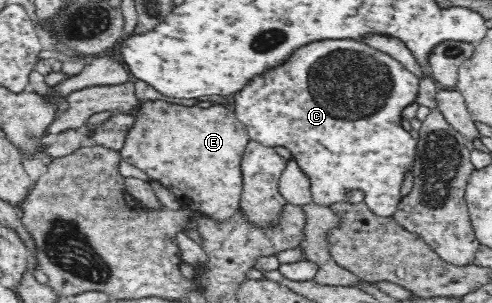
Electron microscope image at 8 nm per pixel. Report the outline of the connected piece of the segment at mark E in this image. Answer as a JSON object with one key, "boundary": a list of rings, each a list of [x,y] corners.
{"boundary":[[[144,100],[132,112],[135,124],[119,152],[124,163],[144,171],[197,213],[224,221],[240,208],[240,163],[251,139],[232,110],[217,103],[204,108]]]}

